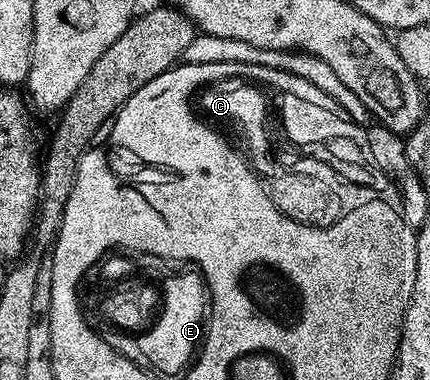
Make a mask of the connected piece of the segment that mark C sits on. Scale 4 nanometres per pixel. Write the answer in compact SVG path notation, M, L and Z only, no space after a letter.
M232 74L224 78L213 78L196 88L191 111L198 123L210 132L226 138L229 147L243 151L247 147L245 139L237 133L261 135L265 133L265 143L271 151L280 150L283 139L283 110L277 105L280 88L264 85L249 75Z

